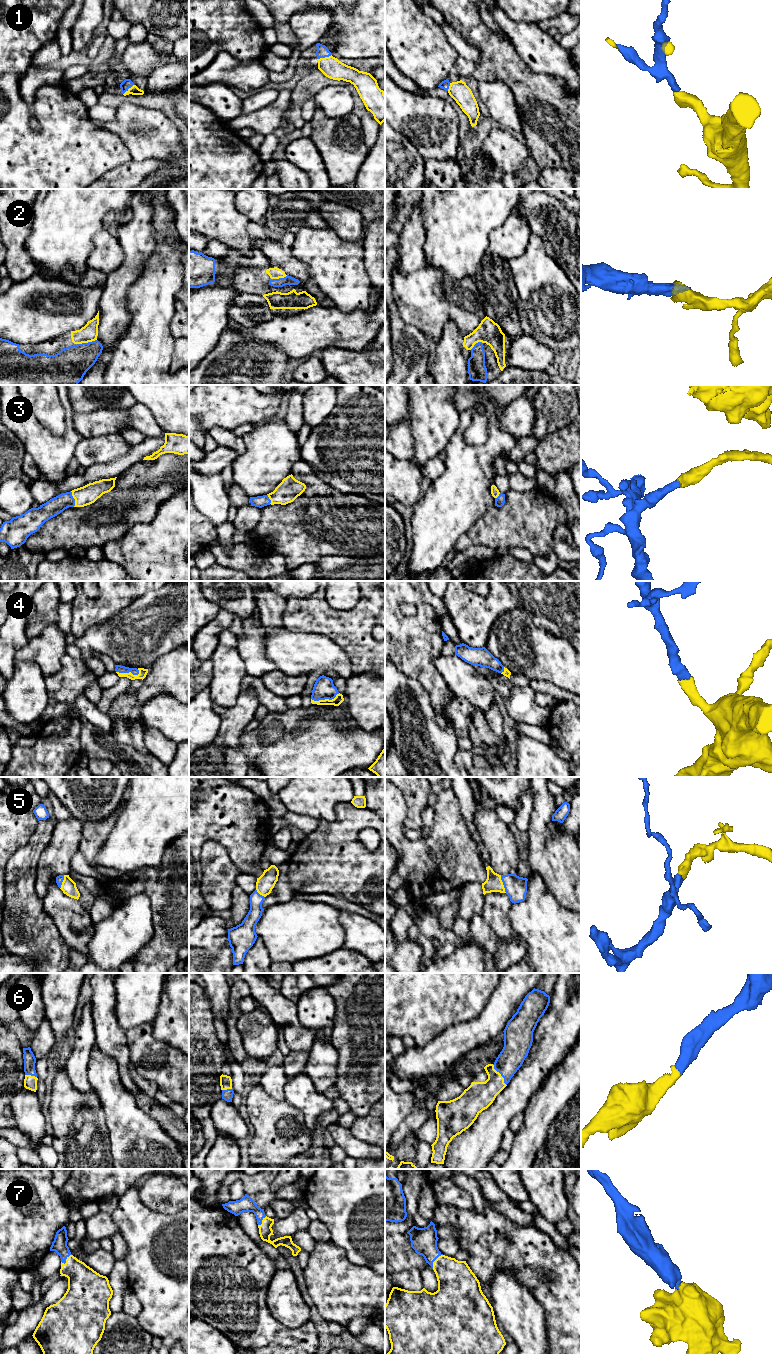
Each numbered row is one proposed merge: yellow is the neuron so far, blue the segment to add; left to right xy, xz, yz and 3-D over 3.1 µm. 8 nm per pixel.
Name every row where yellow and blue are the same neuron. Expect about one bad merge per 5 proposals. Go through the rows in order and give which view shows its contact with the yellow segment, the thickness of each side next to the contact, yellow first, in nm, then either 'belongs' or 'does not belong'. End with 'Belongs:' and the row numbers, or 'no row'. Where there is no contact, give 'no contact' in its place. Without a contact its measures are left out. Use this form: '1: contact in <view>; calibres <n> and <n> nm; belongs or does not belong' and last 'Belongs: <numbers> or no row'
1: contact in xz; calibres 170 and 100 nm; belongs
2: contact in xy; calibres 140 and 280 nm; belongs
3: contact in xy; calibres 160 and 140 nm; belongs
4: contact in xz; calibres 70 and 160 nm; belongs
5: contact in yz; calibres 140 and 180 nm; belongs
6: contact in yz; calibres 220 and 200 nm; belongs
7: contact in yz; calibres 300 and 200 nm; belongs
Belongs: 1, 2, 3, 4, 5, 6, 7

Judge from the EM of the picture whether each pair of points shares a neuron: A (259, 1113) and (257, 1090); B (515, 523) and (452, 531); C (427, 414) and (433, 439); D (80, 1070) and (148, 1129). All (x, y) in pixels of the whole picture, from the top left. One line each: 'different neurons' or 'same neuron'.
A: same neuron
B: different neurons
C: same neuron
D: different neurons

